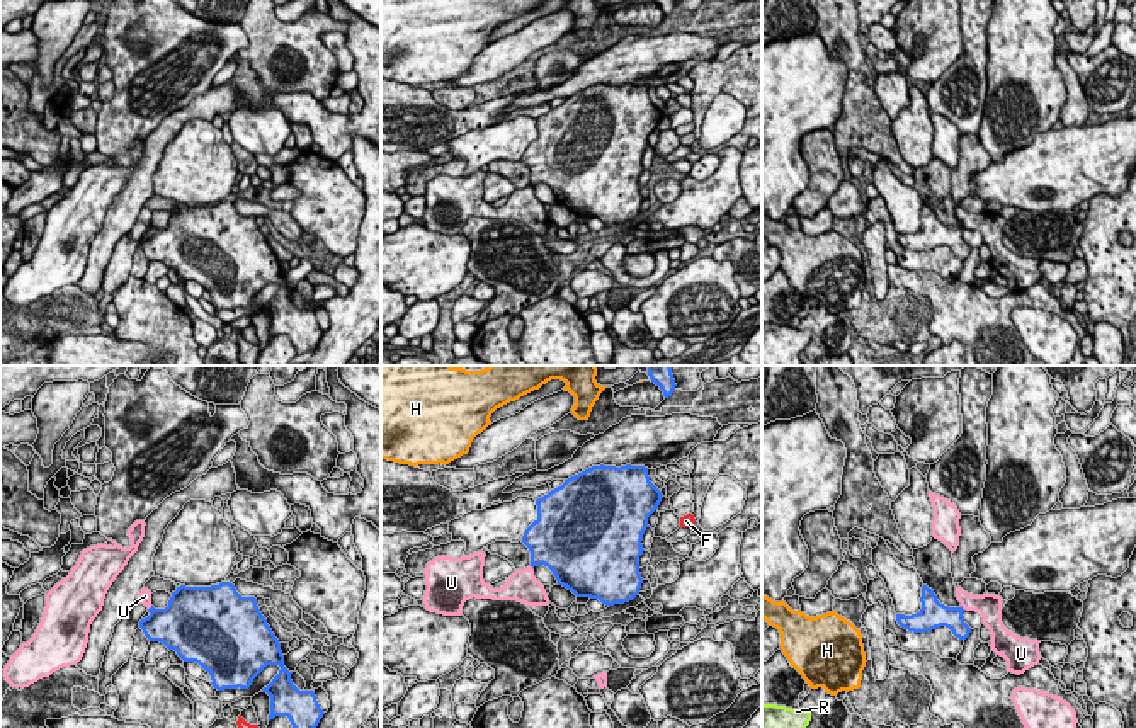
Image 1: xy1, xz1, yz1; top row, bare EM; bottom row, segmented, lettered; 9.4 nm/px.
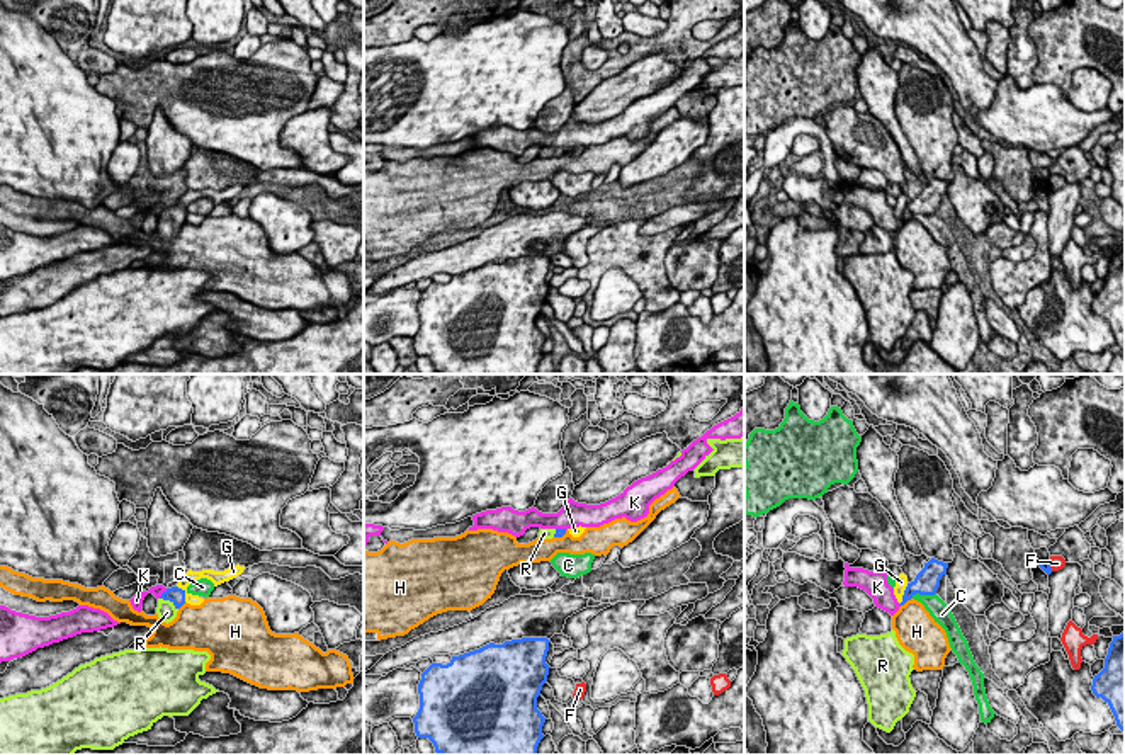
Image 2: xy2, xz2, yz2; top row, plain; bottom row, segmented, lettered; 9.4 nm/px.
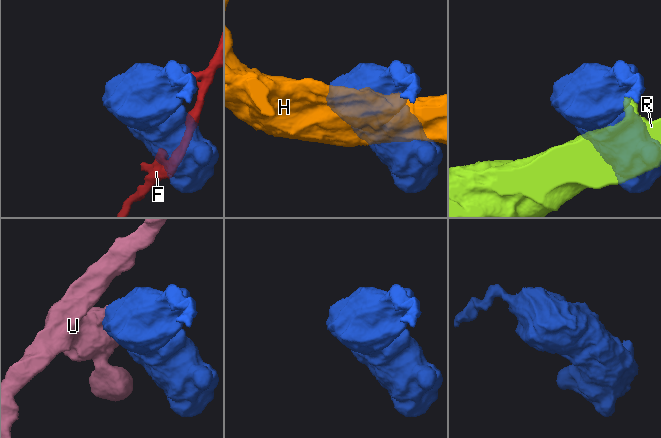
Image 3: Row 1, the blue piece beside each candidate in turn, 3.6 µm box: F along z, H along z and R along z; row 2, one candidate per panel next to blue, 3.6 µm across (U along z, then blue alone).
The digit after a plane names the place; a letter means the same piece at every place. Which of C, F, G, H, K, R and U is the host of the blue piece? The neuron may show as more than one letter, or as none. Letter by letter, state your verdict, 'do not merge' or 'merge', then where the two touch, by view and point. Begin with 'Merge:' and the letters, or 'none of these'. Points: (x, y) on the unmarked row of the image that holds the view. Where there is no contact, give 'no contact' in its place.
Merge: R
C: do not merge | yz2 (923, 213)
F: do not merge | yz2 (1049, 186)
G: do not merge | yz2 (904, 213)
H: do not merge | yz2 (906, 220)
K: do not merge | xy2 (162, 213)
R: merge | xy2 (169, 218)
U: do not merge | xy1 (150, 227)

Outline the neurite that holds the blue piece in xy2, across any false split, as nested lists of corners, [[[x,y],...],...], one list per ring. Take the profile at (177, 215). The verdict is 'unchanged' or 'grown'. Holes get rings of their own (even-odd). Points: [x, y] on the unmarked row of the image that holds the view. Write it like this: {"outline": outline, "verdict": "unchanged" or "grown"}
{"outline": [[[178,206],[167,207],[158,218],[156,233],[163,241],[172,241],[178,228],[185,223],[185,209]]], "verdict": "grown"}

